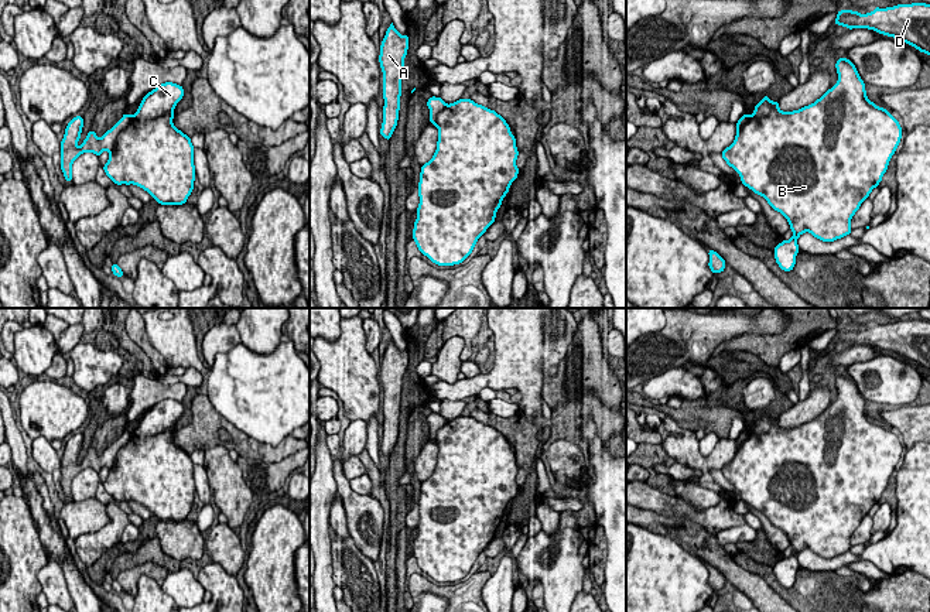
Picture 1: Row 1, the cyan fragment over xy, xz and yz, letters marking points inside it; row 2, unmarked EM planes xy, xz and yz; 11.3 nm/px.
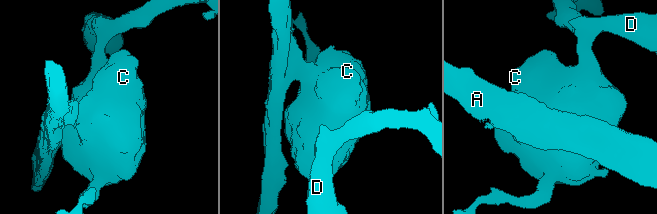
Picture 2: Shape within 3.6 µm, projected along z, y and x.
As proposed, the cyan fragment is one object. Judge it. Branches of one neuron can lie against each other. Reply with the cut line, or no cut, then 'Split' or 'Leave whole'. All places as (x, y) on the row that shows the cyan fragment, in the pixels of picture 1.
Split along xy (130, 116), (129, 125), (118, 136), (116, 144), (109, 151). Split

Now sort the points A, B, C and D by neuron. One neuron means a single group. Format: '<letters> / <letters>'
A / B C D

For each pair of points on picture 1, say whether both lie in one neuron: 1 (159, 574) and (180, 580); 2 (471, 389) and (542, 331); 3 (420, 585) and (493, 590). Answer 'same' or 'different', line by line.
1: different
2: same
3: different

